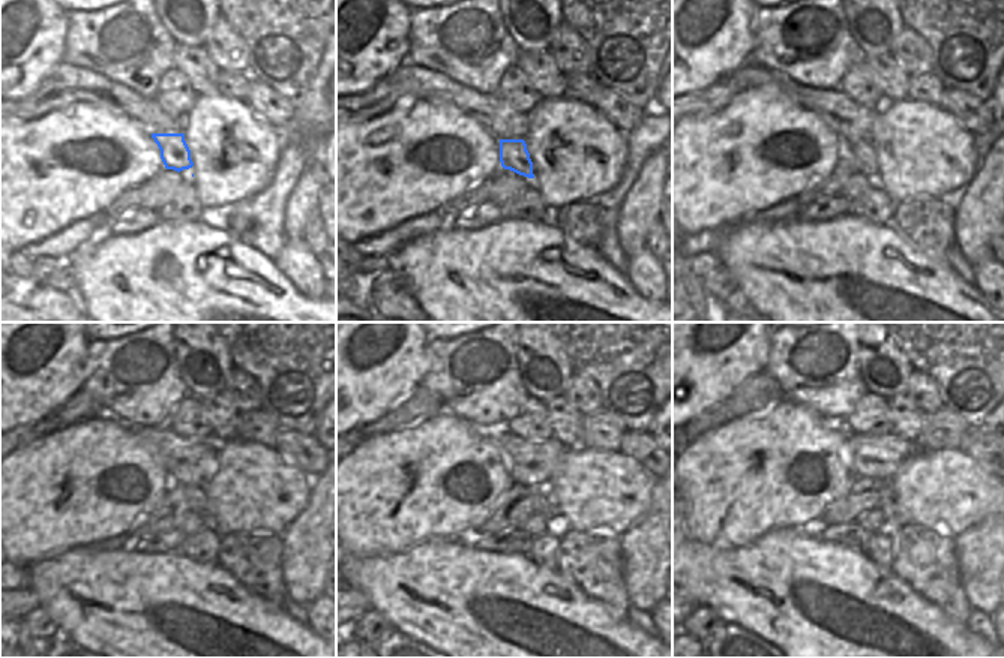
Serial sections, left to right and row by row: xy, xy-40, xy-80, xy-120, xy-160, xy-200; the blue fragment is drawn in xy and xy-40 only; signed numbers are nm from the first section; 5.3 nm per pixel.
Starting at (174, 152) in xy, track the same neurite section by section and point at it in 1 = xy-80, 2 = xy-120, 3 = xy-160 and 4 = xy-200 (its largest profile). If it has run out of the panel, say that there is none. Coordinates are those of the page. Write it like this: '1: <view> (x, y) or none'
1: xy-80 (863, 155)
2: xy-120 (195, 496)
3: xy-160 (550, 511)
4: xy-200 (892, 510)

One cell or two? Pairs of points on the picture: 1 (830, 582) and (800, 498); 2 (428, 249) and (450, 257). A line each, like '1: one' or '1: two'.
1: two
2: one

